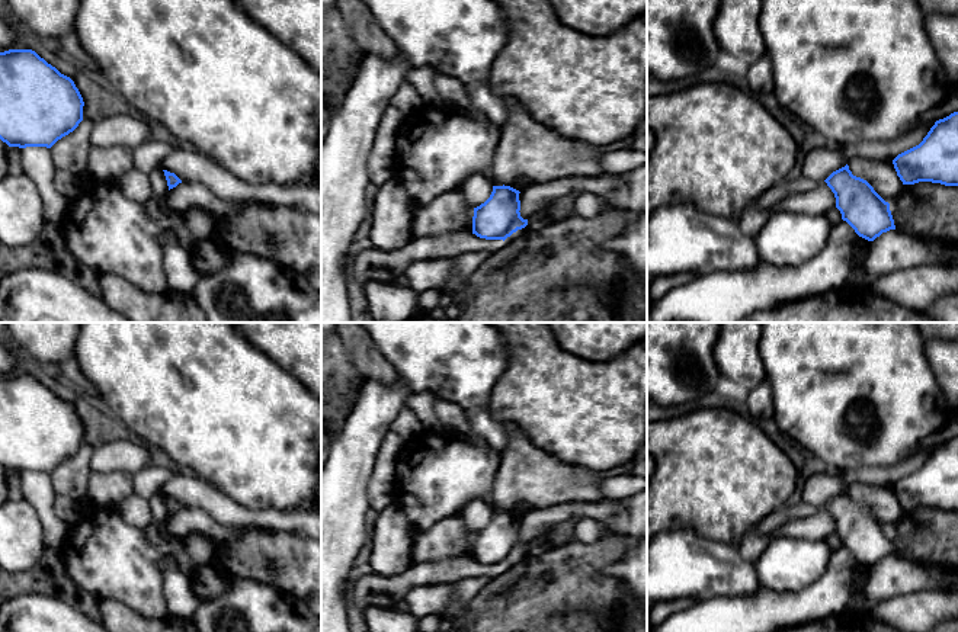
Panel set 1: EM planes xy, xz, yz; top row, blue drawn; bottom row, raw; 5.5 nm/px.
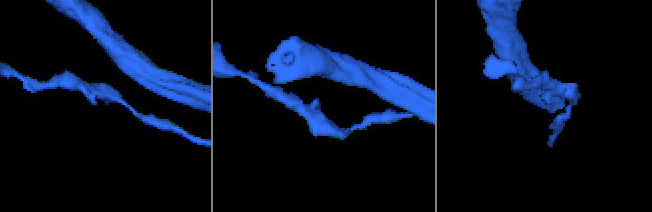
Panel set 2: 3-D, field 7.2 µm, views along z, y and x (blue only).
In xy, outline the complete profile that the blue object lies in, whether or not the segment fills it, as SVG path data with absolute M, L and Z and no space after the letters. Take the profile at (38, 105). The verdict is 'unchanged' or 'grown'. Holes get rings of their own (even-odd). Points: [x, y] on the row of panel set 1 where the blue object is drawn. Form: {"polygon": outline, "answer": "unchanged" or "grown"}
{"polygon": "M32 49L0 52L0 139L9 147L47 147L83 121L83 97L74 81Z", "answer": "unchanged"}

